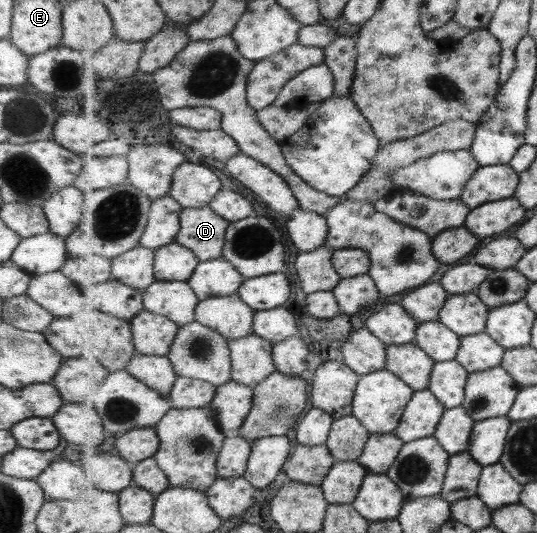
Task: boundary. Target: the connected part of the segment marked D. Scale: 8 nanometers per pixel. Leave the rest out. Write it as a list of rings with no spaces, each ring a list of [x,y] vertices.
[[[211,207],[185,208],[176,242],[191,248],[202,261],[221,258],[226,246],[226,231],[231,221]]]

